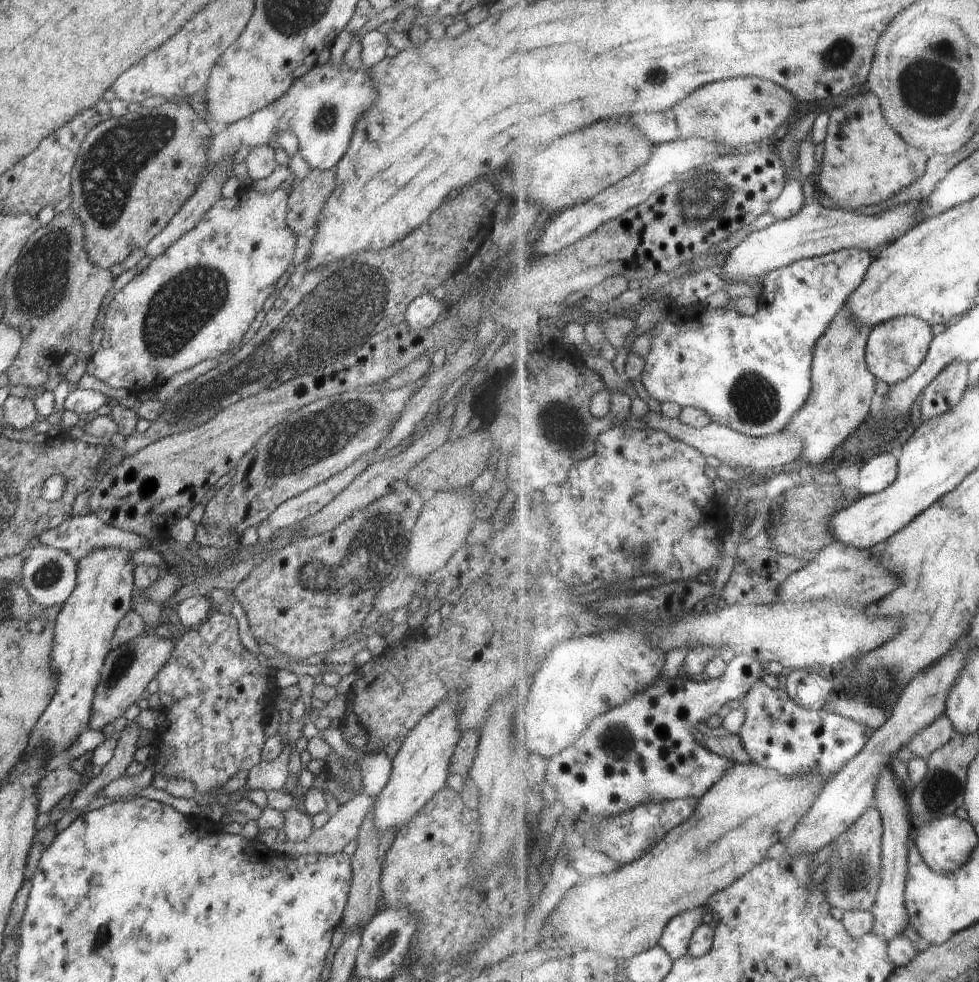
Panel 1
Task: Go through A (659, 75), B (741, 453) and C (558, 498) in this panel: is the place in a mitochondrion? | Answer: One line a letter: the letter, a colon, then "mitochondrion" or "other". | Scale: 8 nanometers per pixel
A: mitochondrion
B: other
C: other

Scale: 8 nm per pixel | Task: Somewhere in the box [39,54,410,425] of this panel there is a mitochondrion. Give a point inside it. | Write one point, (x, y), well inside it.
(114, 162)

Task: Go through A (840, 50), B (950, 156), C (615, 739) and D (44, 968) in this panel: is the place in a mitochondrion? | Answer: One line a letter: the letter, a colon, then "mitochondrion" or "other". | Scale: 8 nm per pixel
A: mitochondrion
B: other
C: mitochondrion
D: mitochondrion

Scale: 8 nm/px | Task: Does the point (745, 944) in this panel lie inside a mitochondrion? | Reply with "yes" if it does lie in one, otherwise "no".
no

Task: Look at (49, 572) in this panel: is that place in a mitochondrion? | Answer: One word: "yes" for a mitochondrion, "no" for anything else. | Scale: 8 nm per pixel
yes

